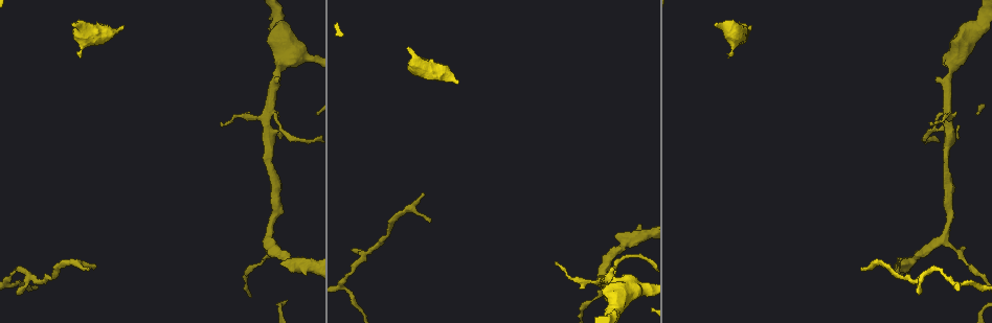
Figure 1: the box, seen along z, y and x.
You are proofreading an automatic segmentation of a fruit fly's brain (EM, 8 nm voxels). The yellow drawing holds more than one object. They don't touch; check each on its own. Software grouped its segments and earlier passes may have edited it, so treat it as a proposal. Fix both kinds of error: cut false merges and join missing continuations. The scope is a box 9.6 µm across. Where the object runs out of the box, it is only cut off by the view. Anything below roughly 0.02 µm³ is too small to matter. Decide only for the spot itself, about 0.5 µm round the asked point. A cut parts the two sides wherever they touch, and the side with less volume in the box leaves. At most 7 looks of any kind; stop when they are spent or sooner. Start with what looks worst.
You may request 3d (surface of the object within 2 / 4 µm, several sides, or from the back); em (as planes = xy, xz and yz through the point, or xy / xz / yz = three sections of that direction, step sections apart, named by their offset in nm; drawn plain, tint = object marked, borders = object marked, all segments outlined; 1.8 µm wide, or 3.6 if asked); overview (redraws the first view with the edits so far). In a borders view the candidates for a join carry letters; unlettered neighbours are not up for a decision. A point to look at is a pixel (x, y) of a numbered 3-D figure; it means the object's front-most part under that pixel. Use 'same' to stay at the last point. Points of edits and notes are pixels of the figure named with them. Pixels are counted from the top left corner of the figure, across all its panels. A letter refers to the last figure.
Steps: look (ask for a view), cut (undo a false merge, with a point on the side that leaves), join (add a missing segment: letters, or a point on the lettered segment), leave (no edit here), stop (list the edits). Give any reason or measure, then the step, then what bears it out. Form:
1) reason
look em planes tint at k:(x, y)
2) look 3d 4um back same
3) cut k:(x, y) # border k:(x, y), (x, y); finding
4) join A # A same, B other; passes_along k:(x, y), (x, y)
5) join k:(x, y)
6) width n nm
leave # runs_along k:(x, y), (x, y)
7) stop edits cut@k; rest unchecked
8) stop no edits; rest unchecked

stops while still wide
look 3d 2um at 1:(123, 27)

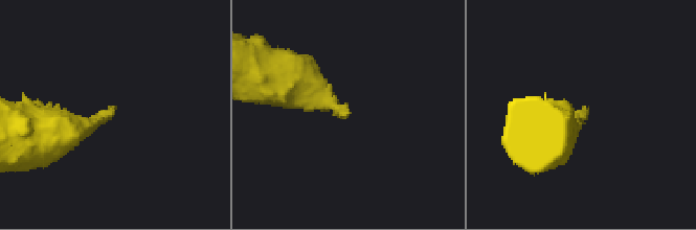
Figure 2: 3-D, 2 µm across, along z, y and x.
look em planes borders at 2:(588, 106)

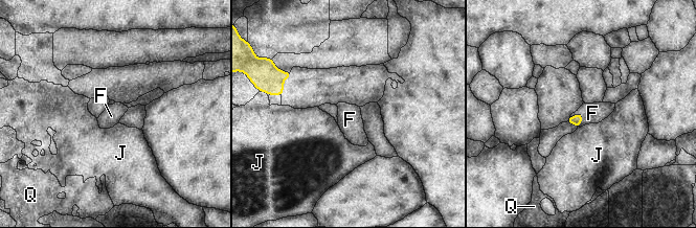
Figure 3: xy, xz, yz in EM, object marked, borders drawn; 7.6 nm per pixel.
join F # F same, J other, Q other; the cell continues

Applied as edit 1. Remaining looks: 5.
see it whole again
look overview

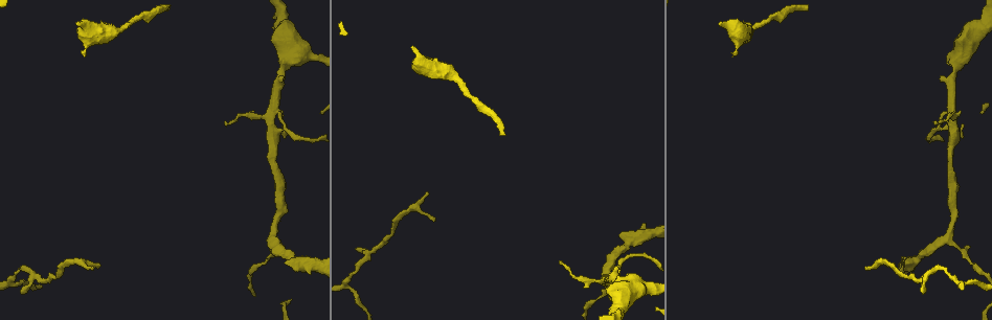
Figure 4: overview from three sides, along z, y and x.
free end
look 3d 2um at 4:(718, 23)

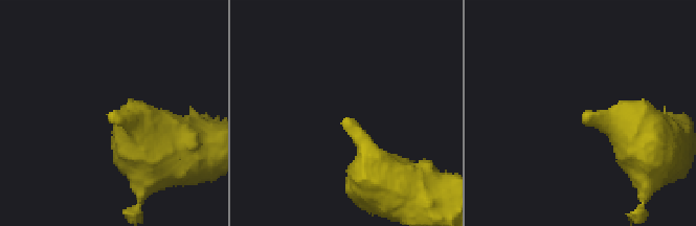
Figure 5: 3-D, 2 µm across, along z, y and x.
look em planes borders at 5:(345, 122)

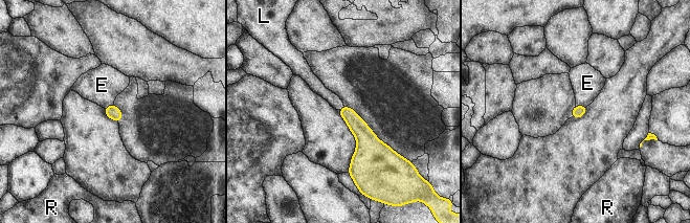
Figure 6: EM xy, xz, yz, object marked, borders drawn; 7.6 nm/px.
join L # E other, L same, R other; the cell continues

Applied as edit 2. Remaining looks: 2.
thin end
look 3d 2um at 4:(924, 289)

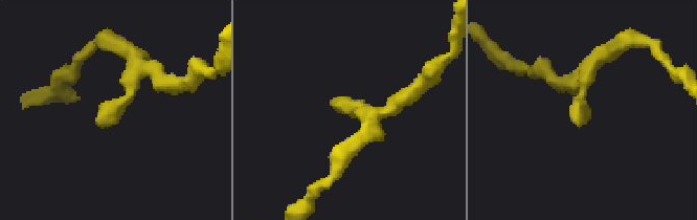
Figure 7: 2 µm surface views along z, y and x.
look em planes borders at 7:(98, 118)

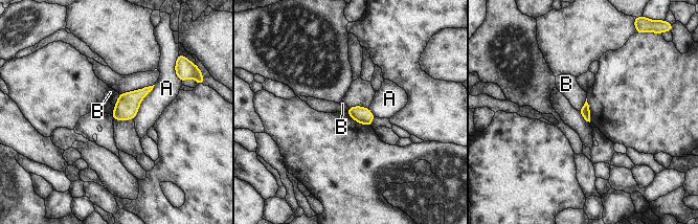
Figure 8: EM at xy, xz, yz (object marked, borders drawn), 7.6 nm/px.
leave # A other, B other; no lettered segment goes on from it

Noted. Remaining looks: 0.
stop edits join@3, join@6; rest unchecked

